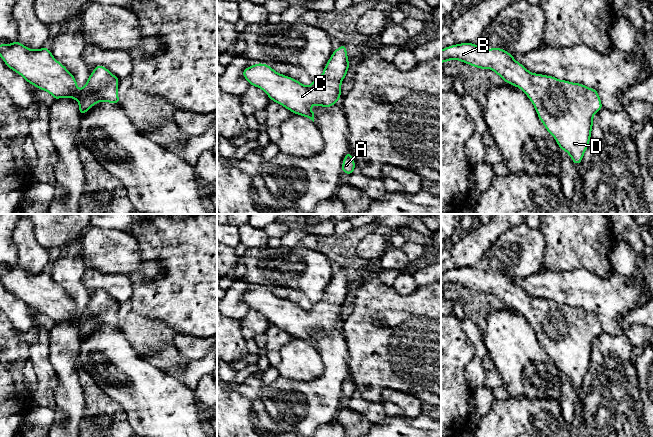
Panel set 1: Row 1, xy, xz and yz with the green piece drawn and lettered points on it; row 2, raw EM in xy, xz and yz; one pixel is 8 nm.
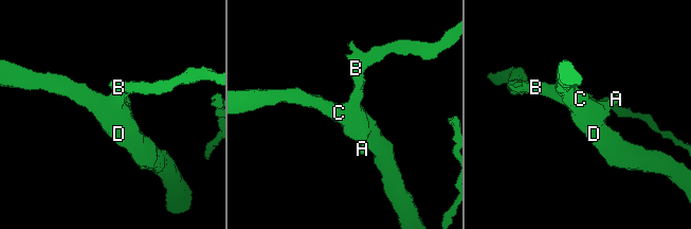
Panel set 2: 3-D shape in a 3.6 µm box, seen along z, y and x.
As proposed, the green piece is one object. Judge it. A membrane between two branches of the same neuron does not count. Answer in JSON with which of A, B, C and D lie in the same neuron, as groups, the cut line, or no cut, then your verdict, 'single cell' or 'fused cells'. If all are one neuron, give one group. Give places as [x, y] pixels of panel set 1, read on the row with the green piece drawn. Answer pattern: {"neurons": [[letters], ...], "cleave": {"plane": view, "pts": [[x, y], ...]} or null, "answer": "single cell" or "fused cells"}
{"neurons": [["A", "B", "C", "D"]], "cleave": null, "answer": "single cell"}

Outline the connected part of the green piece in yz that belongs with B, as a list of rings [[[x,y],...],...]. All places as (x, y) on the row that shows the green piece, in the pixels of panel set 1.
[[[460,43],[441,50],[441,63],[459,60],[480,69],[492,69],[502,80],[524,91],[533,103],[538,118],[554,137],[561,150],[566,151],[579,165],[589,146],[593,116],[603,109],[598,91],[580,83],[559,80],[553,76],[531,73],[513,55],[501,48],[485,49],[474,43]]]

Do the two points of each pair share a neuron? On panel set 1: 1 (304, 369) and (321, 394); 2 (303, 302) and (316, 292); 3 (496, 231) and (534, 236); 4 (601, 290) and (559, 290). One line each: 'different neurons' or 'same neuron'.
1: different neurons
2: different neurons
3: different neurons
4: same neuron

